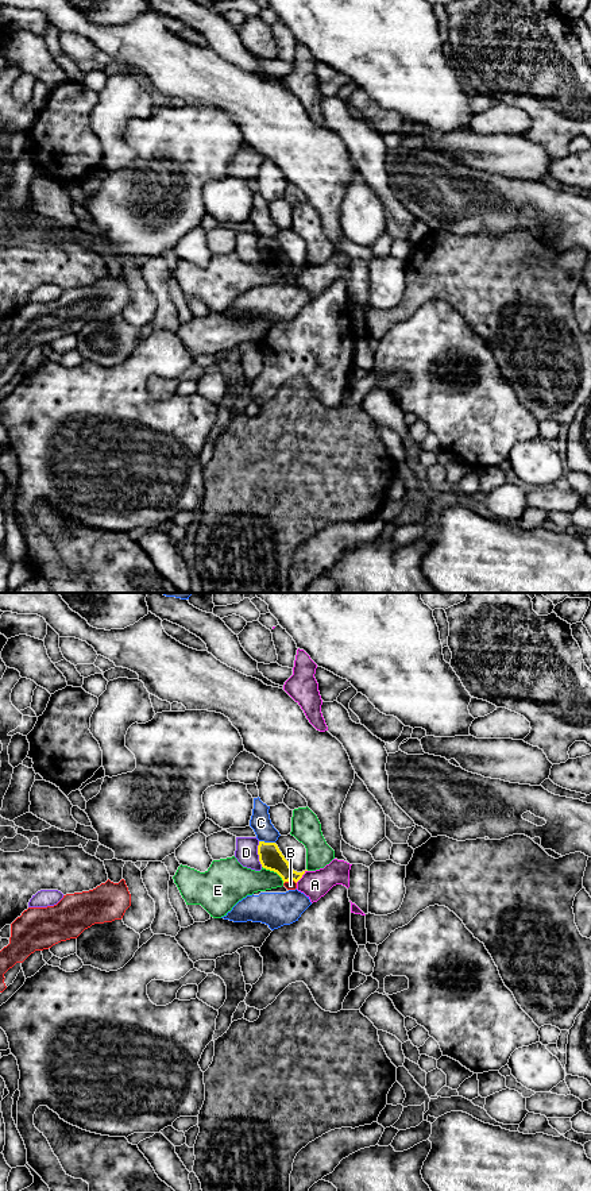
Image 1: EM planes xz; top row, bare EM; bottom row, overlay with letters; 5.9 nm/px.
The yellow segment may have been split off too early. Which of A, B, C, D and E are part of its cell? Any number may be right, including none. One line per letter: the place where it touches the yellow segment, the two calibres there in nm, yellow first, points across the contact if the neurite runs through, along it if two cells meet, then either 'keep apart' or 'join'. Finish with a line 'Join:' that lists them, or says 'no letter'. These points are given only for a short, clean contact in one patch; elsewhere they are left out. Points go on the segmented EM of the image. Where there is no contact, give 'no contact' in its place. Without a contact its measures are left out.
A: meets yellow in xz at (301, 877); 140 nm thick on the yellow side, 160 nm on the other; keep apart
B: meets yellow in xz at (289, 879); 140 nm thick on the yellow side, 60 nm on the other; border along xz (296, 882), (286, 881), (284, 883); keep apart
C: meets yellow in xz at (267, 843); 140 nm thick on the yellow side, 120 nm on the other; keep apart
D: meets yellow in xz at (258, 854); 140 nm thick on the yellow side, 130 nm on the other; keep apart
E: meets yellow in xz at (274, 871); 140 nm thick on the yellow side, 220 nm on the other; keep apart
Join: no letter

